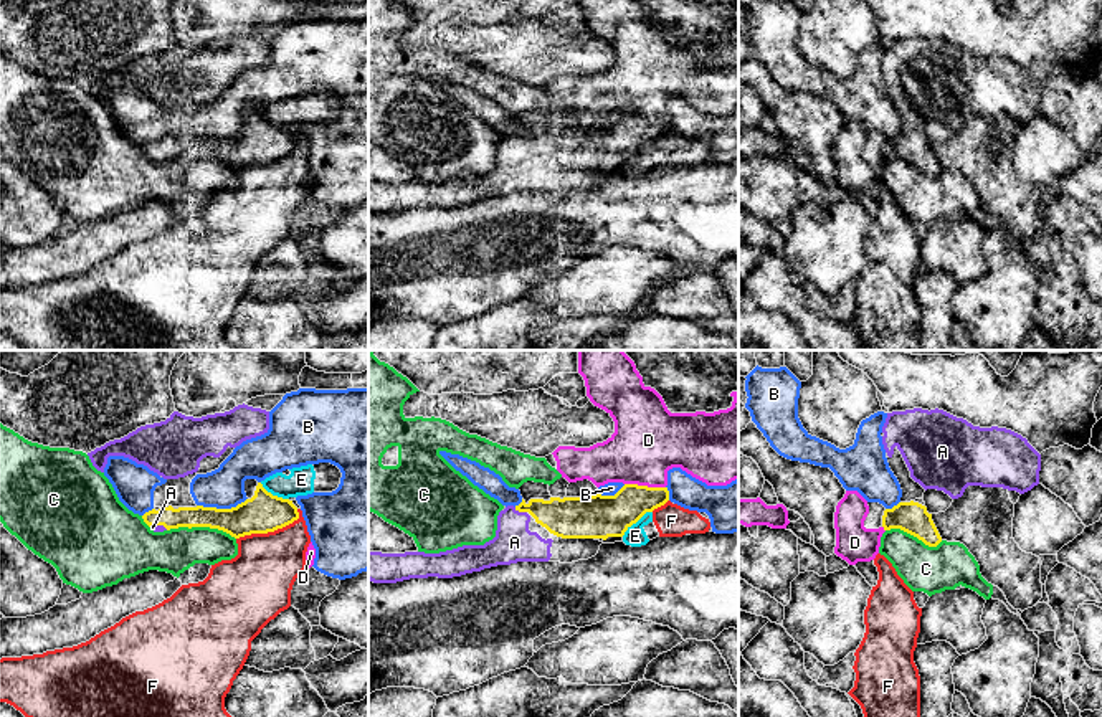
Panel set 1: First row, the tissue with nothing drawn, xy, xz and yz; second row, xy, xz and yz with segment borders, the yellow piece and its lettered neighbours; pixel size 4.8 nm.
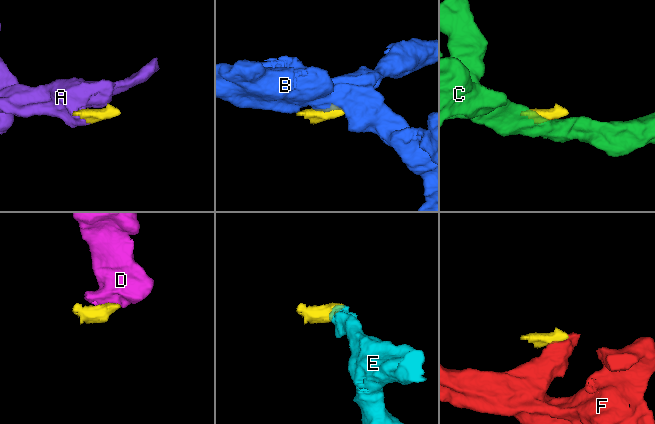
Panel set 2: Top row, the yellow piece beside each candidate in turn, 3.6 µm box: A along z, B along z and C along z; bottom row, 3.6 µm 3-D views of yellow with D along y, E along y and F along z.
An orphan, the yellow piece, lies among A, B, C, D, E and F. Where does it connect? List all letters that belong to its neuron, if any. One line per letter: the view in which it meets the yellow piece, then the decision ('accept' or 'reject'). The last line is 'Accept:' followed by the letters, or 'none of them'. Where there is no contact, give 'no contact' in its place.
A: xz | accept
B: xy | reject
C: xy | reject
D: xz | accept
E: xz | reject
F: xy | reject
Accept: A, D

